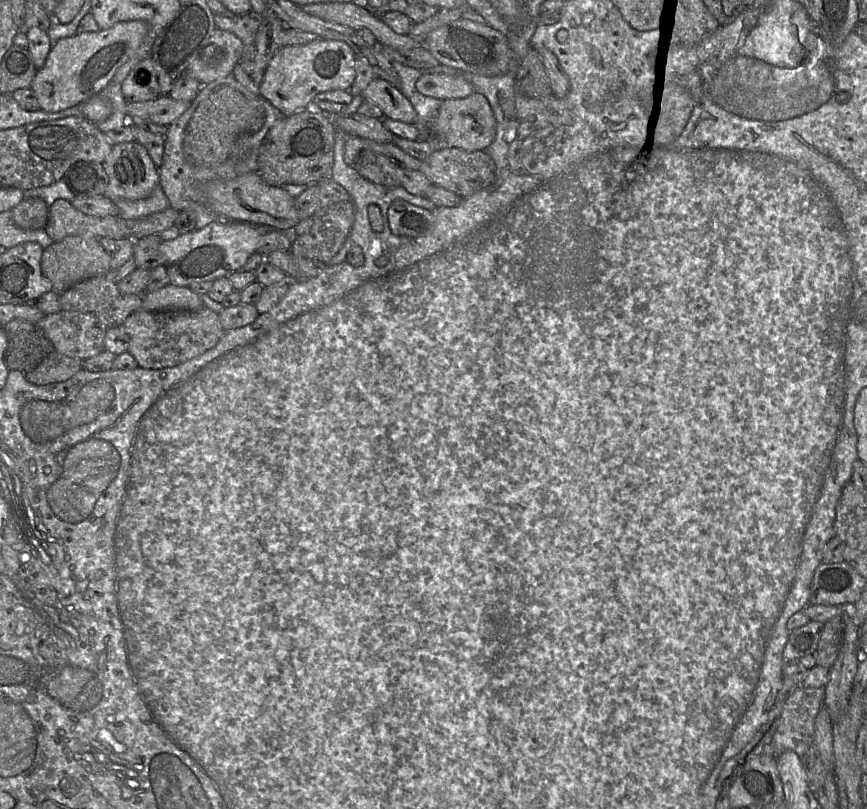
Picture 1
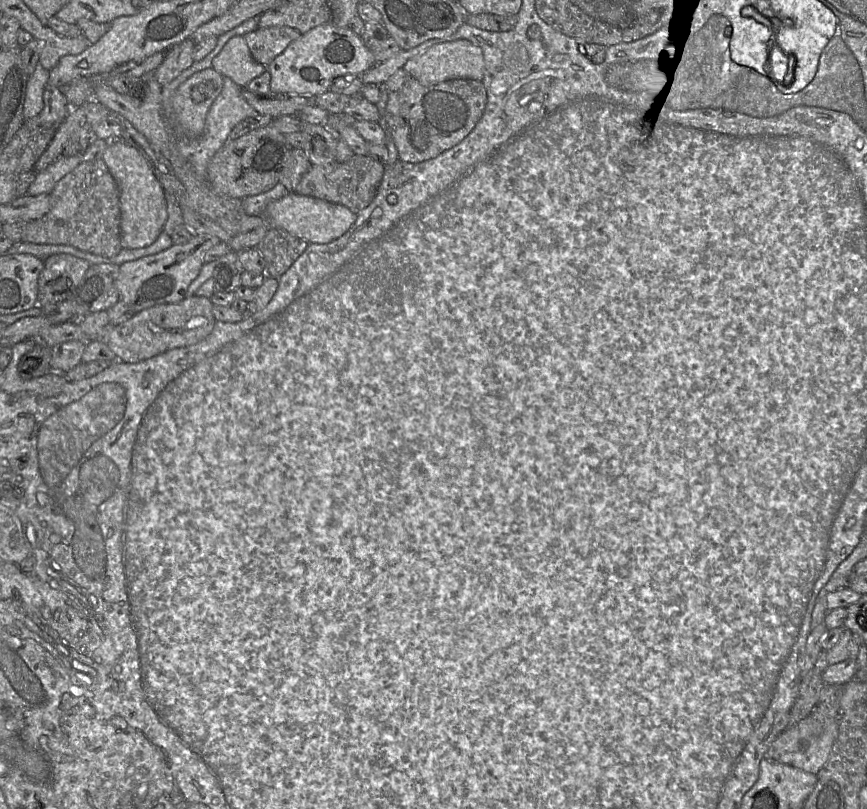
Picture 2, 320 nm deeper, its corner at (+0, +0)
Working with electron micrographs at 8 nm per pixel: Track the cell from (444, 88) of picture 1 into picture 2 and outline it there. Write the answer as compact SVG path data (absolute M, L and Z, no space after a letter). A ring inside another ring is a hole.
M459 39L433 45L424 53L409 59L403 68L424 86L432 86L456 78L482 81L484 57L480 47L466 39Z

